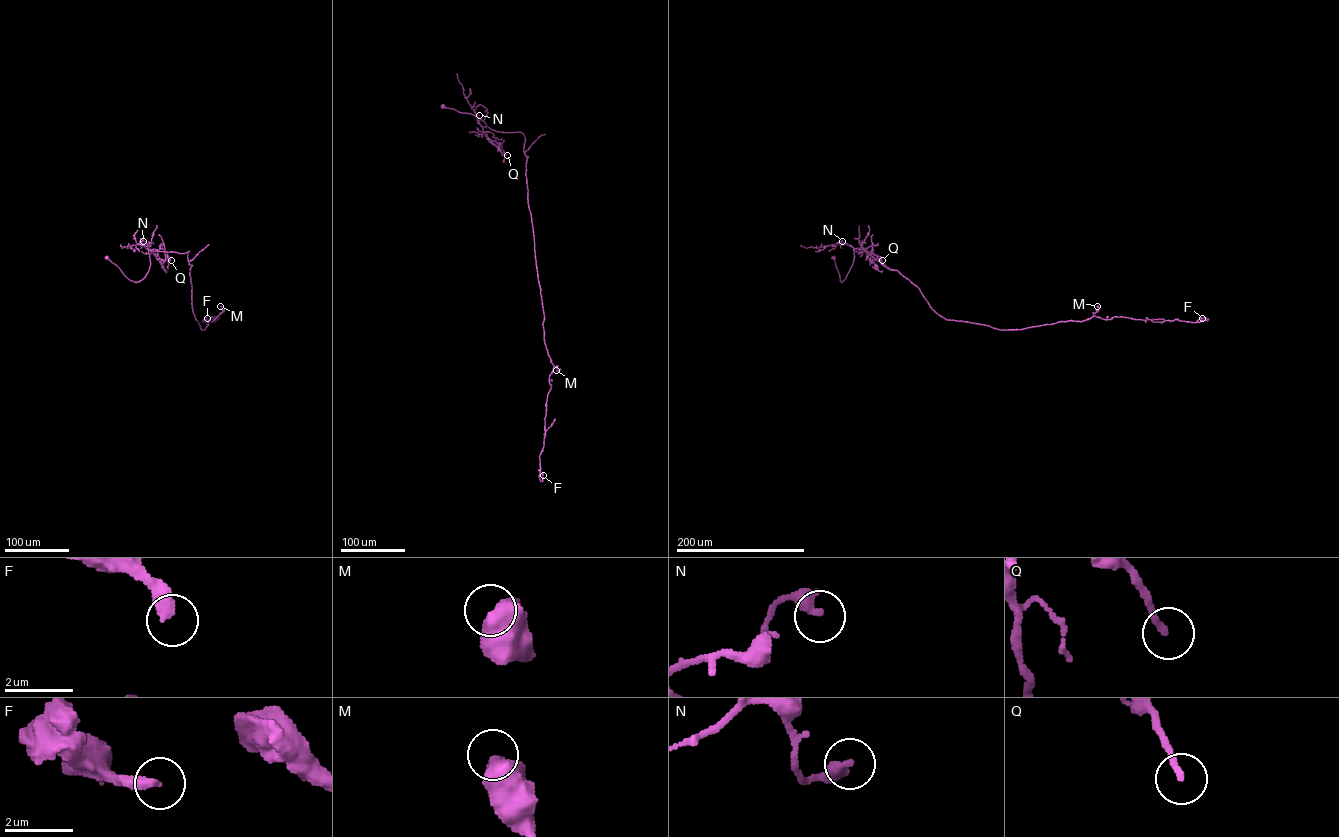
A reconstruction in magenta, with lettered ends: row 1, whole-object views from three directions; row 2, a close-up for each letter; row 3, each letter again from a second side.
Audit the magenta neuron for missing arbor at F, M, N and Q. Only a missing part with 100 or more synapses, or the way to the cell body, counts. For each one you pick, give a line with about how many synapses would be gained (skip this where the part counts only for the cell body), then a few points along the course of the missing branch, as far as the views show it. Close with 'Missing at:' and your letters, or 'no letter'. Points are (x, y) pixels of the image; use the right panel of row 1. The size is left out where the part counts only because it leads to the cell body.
Missing at: no letter

